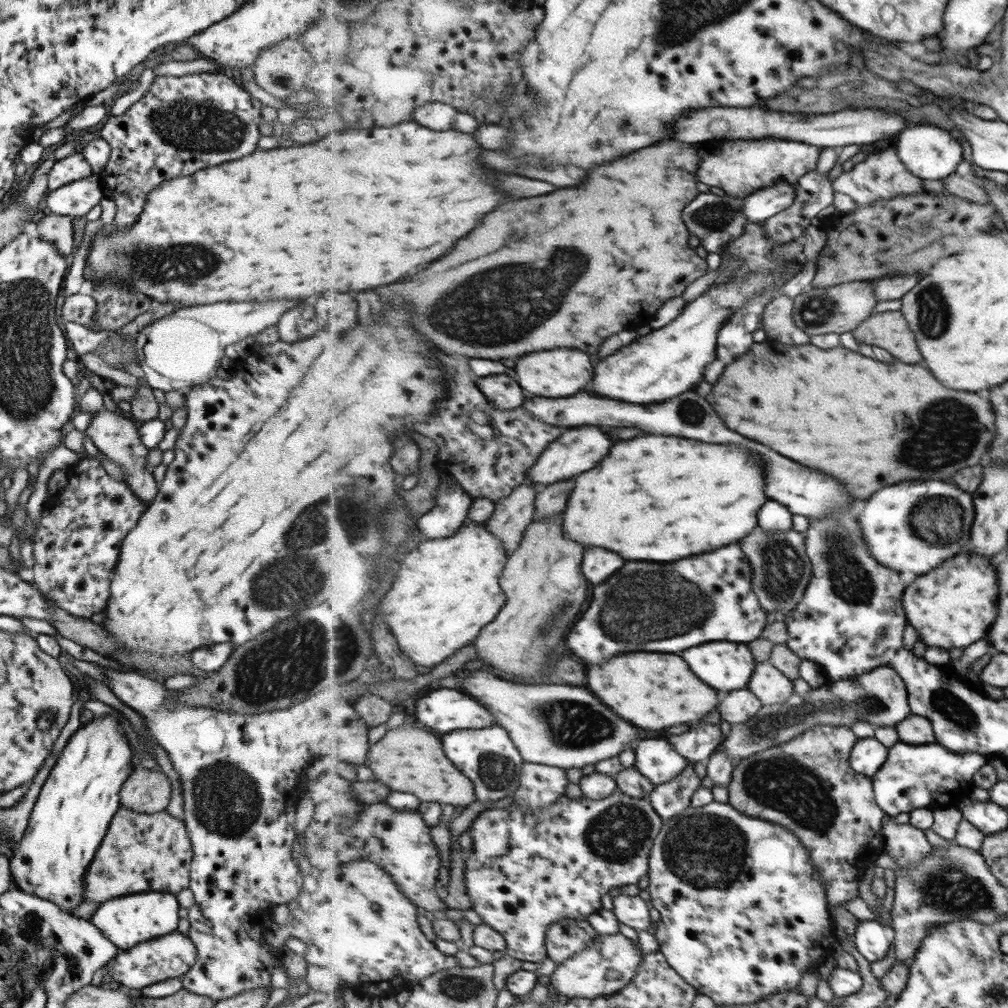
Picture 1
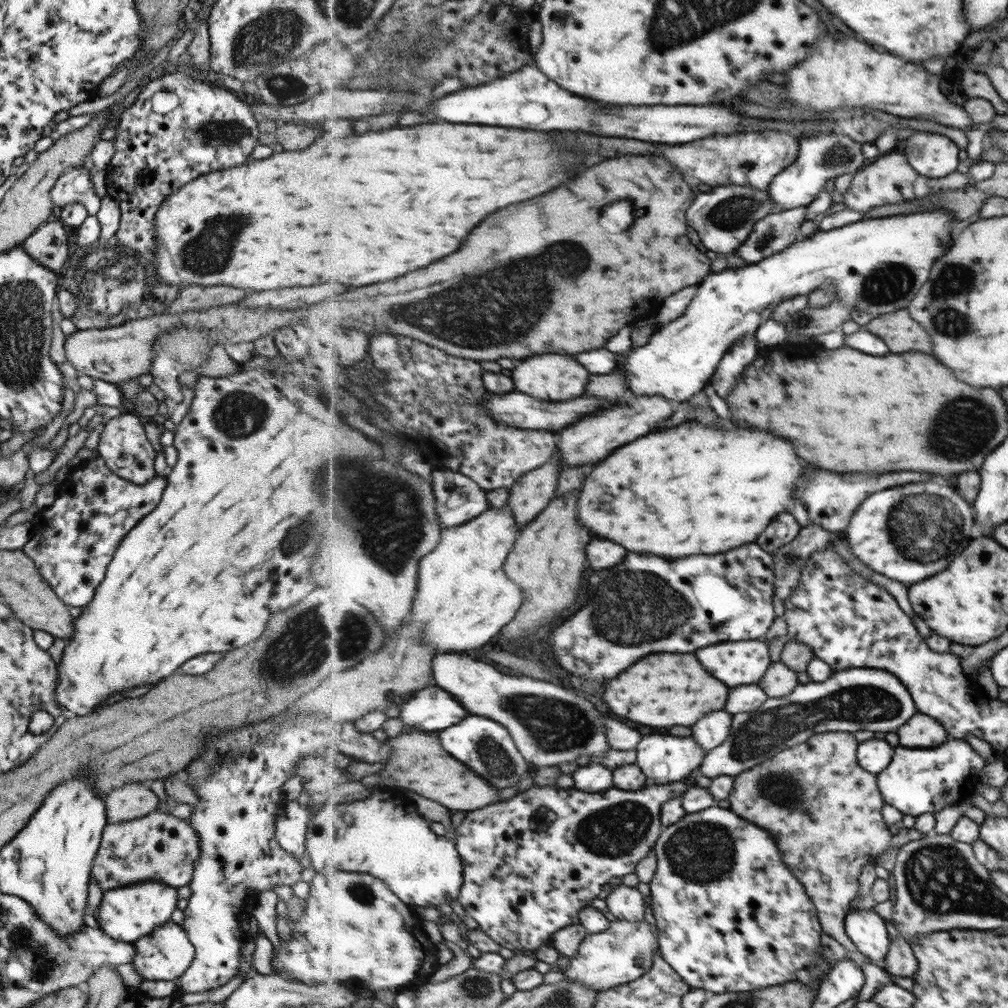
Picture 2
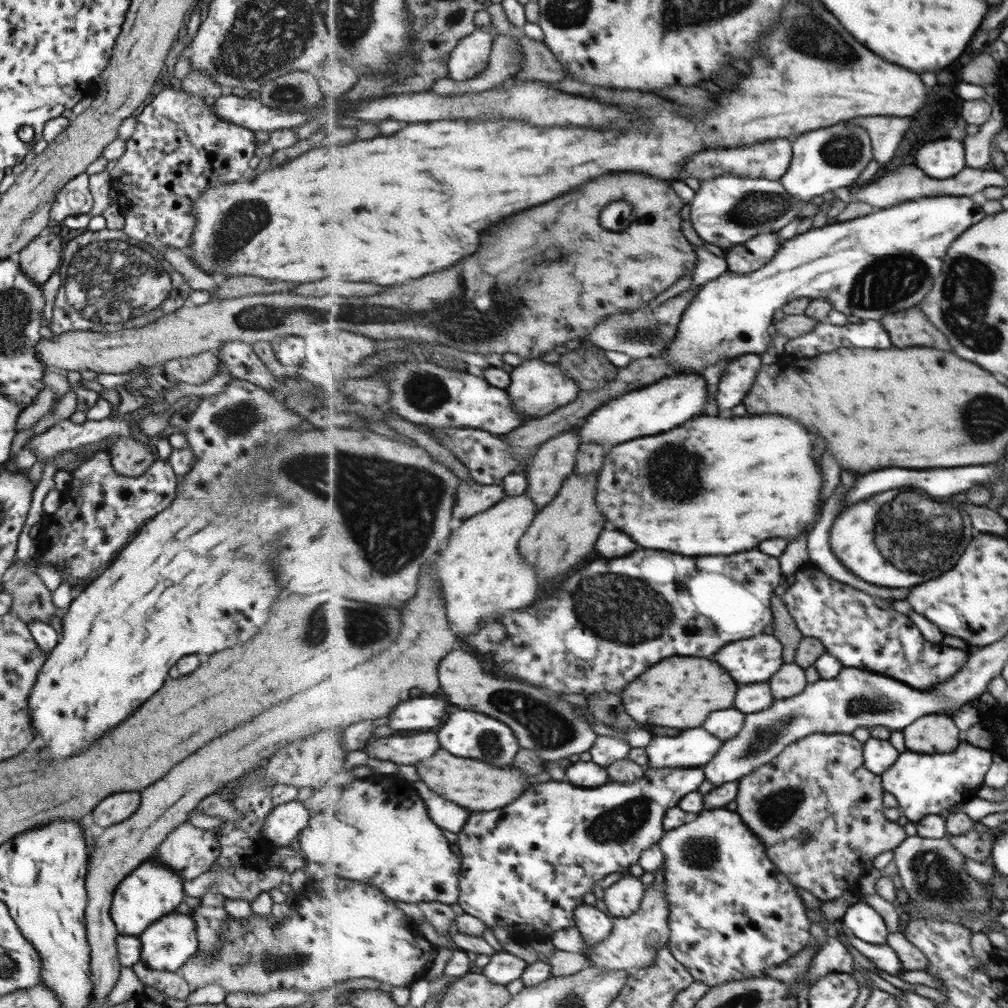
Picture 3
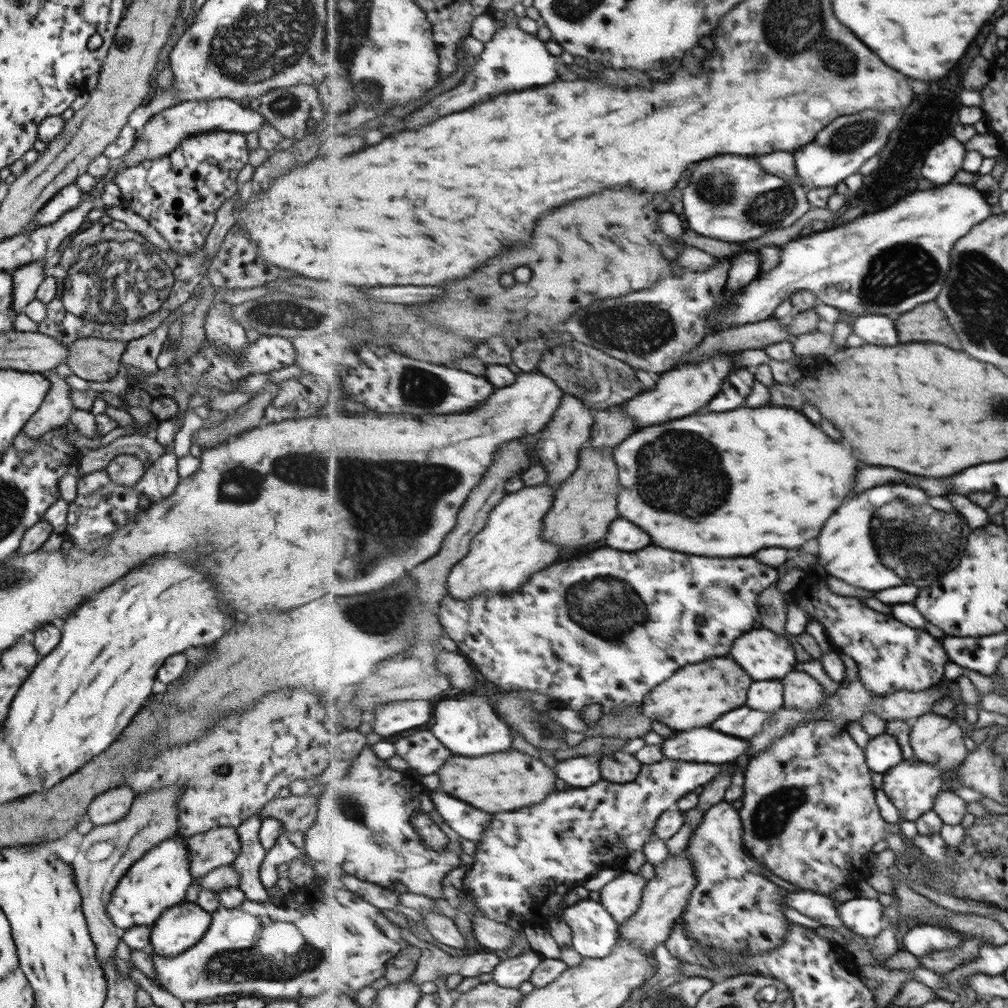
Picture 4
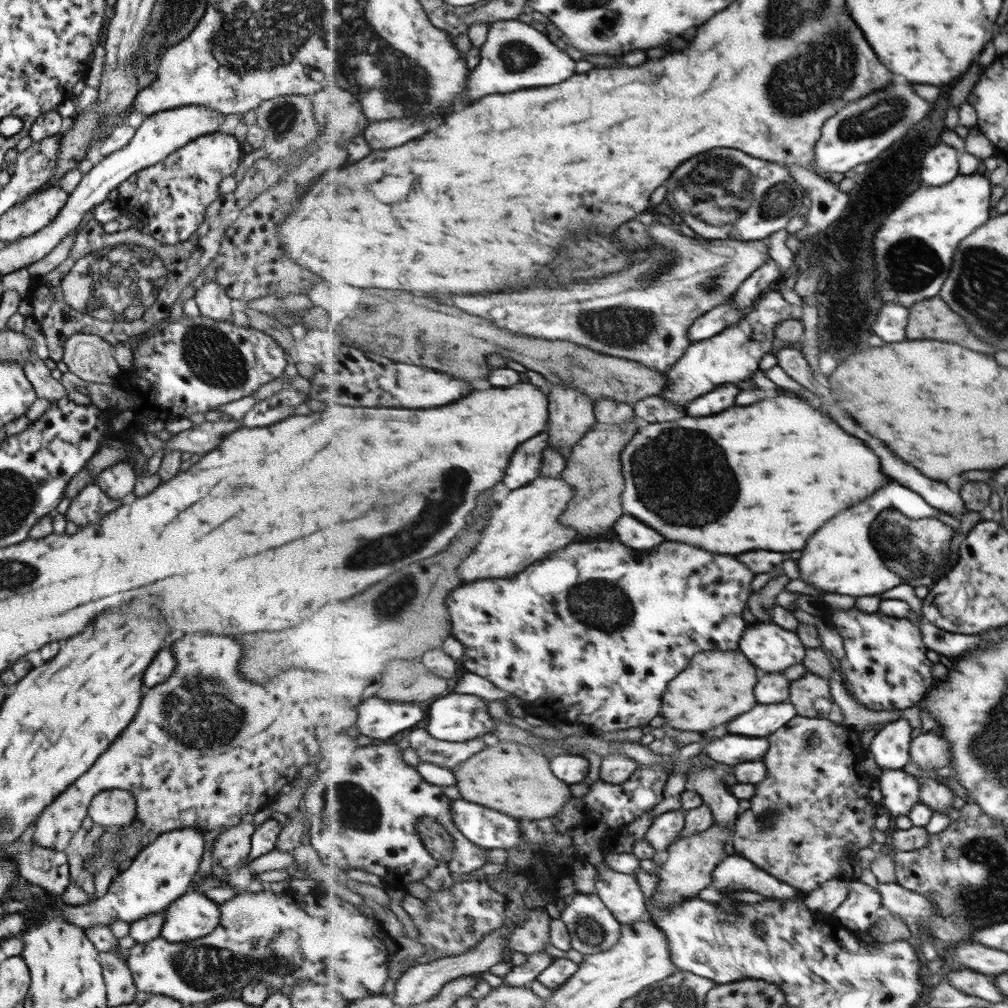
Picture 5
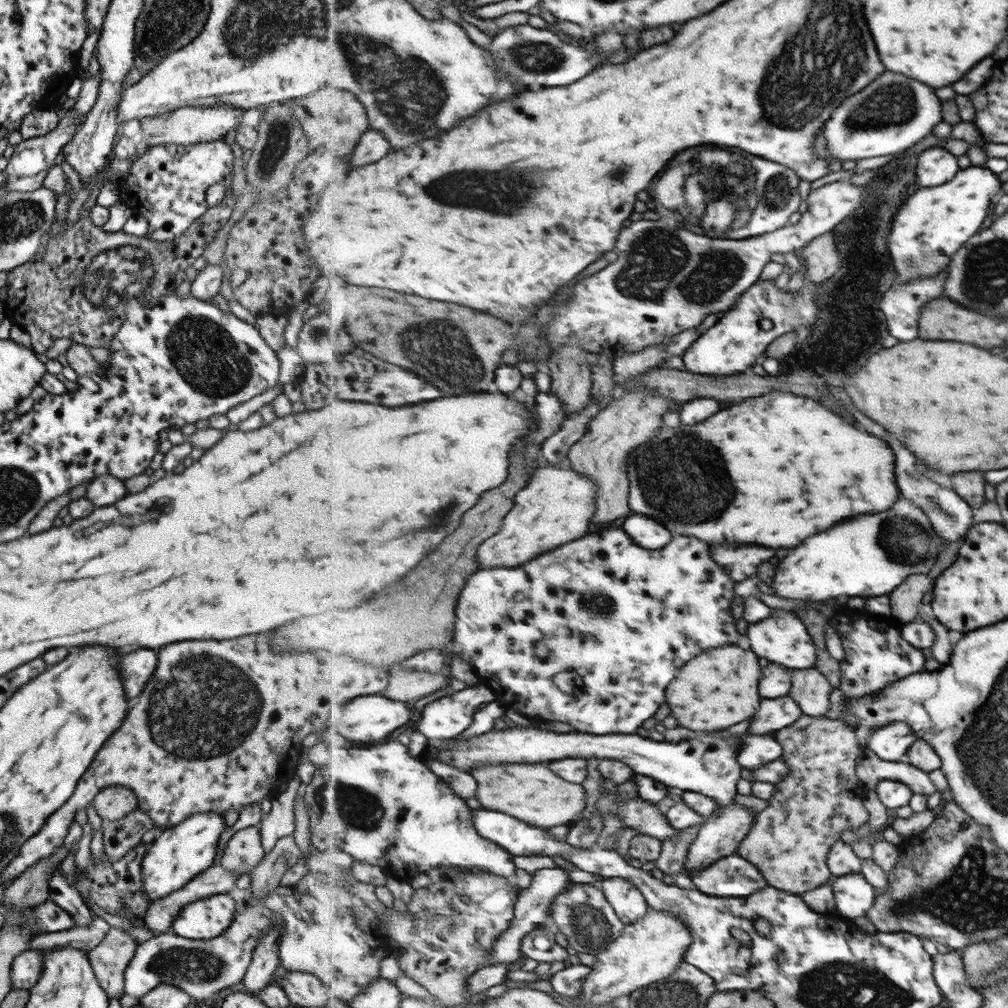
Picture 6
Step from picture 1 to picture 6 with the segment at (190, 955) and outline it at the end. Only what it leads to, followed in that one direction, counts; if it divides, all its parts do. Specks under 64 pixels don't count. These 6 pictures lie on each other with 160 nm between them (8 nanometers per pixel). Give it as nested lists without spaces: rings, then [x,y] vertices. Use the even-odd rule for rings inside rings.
[[[229,893],[212,894],[183,906],[169,932],[191,940],[209,940],[231,924],[234,913],[235,904]]]

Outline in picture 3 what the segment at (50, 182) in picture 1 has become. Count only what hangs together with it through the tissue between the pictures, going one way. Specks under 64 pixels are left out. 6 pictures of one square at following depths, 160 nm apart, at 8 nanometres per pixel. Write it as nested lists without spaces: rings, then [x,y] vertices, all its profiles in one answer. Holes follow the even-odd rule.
[[[86,173],[74,176],[56,193],[48,215],[51,220],[61,221],[66,216],[86,214],[91,208],[91,195],[87,189]]]

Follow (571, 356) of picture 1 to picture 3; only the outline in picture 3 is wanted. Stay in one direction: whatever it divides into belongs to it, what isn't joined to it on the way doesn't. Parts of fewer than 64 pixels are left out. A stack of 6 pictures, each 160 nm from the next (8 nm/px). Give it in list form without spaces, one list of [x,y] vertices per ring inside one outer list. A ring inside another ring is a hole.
[[[529,358],[523,366],[513,370],[513,384],[509,386],[507,392],[511,396],[514,409],[522,414],[522,418],[531,420],[547,416],[558,408],[571,404],[579,397],[582,388],[574,378],[569,378],[556,363],[548,364],[541,362],[541,359]]]

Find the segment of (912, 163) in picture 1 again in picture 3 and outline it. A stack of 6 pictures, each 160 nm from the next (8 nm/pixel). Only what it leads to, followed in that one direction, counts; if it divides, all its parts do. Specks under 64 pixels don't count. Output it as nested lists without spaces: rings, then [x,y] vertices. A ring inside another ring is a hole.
[[[951,137],[929,142],[917,152],[916,164],[933,178],[954,177],[967,167],[965,142]]]

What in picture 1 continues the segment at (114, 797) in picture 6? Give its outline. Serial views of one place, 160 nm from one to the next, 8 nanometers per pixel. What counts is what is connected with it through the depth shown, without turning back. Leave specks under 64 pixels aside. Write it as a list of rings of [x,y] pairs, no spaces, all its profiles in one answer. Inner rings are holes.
[[[137,766],[118,793],[119,808],[144,814],[165,811],[171,800],[169,779],[159,768],[155,771]]]

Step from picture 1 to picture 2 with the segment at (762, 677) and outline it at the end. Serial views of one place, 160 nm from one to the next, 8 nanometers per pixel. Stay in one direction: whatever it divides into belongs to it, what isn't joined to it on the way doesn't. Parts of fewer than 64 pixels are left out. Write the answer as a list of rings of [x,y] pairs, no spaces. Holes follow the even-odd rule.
[[[783,661],[774,662],[758,685],[770,697],[783,698],[791,694],[799,685],[799,674],[791,670]]]

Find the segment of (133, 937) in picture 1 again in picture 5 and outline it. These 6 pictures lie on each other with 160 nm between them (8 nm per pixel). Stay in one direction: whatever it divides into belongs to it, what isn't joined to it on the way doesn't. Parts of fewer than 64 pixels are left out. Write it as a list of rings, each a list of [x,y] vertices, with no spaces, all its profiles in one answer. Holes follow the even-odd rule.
[[[182,828],[154,836],[129,862],[122,872],[111,880],[110,887],[101,897],[81,905],[61,903],[60,916],[69,924],[87,928],[93,925],[110,926],[114,920],[133,922],[148,914],[162,913],[174,900],[189,892],[190,882],[201,856],[203,839],[199,829]]]

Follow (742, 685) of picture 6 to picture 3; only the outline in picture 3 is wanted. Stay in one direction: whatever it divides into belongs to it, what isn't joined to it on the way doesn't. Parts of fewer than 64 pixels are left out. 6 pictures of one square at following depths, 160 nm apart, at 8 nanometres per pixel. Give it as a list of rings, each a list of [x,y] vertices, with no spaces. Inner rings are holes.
[[[667,658],[667,662],[659,662],[659,666],[653,666],[639,678],[639,682],[633,682],[627,690],[621,694],[627,712],[643,724],[655,724],[655,726],[667,726],[667,728],[697,728],[703,726],[703,722],[709,718],[715,710],[727,710],[733,708],[735,696],[737,696],[737,682],[731,678],[731,674],[713,660],[707,658]]]

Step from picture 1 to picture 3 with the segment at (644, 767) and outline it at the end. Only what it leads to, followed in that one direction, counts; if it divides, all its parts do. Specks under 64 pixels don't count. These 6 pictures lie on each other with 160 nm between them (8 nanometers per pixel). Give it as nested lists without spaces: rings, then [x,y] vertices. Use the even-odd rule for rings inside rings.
[[[705,728],[685,730],[681,736],[655,736],[647,750],[647,768],[703,768],[716,758],[723,740]]]

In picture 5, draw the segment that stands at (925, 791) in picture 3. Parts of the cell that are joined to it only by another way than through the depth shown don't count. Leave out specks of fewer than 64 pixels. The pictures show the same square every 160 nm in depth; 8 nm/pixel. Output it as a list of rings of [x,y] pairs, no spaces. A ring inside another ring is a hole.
[[[885,770],[879,777],[878,785],[882,793],[882,805],[892,817],[909,816],[915,804],[921,804],[921,789],[917,777],[903,770]]]

